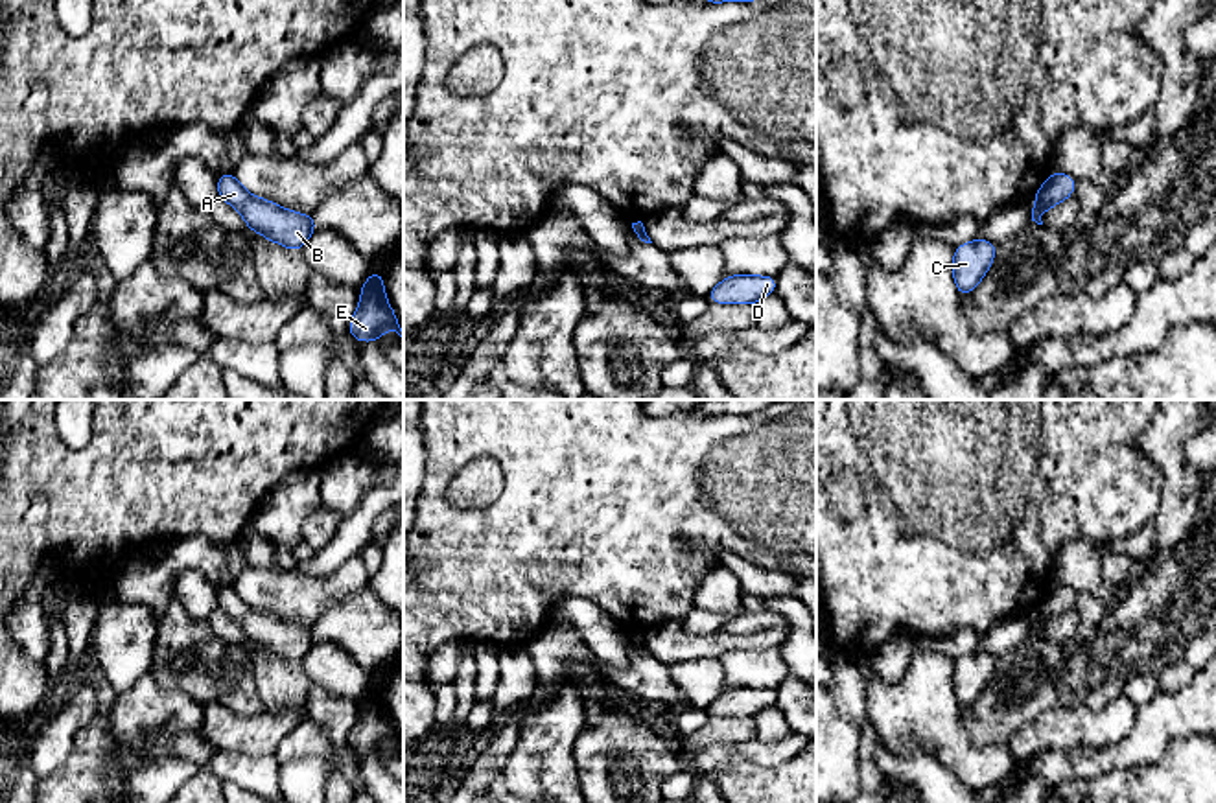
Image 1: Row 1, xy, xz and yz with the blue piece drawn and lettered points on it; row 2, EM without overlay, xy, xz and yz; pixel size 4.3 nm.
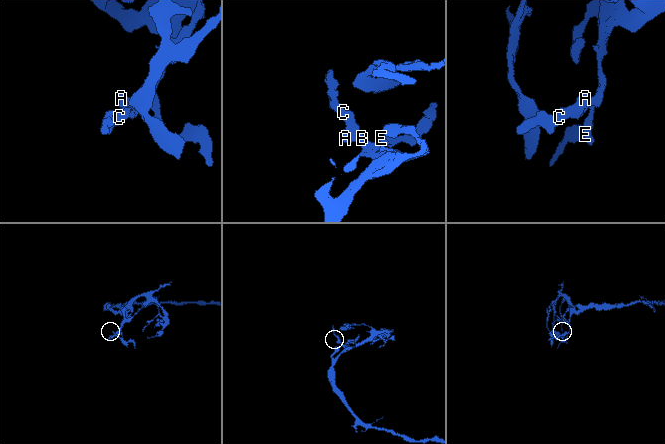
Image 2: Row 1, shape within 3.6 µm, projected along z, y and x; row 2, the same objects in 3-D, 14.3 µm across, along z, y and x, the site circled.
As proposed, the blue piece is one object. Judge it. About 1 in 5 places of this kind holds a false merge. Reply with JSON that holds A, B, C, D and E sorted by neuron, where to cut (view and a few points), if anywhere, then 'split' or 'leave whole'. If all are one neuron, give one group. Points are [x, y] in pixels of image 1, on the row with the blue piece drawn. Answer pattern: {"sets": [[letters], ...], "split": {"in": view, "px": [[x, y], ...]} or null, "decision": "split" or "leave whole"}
{"sets": [["A", "B", "C", "D", "E"]], "split": null, "decision": "leave whole"}

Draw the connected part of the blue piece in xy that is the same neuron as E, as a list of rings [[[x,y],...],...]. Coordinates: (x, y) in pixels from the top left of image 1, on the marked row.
[[[378,269],[361,287],[361,300],[350,319],[348,330],[356,341],[372,341],[378,344],[380,335],[389,328],[403,339],[403,330],[385,298],[381,269]]]

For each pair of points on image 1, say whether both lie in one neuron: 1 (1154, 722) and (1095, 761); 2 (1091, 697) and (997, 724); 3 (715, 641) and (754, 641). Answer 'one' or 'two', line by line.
1: one
2: one
3: one

